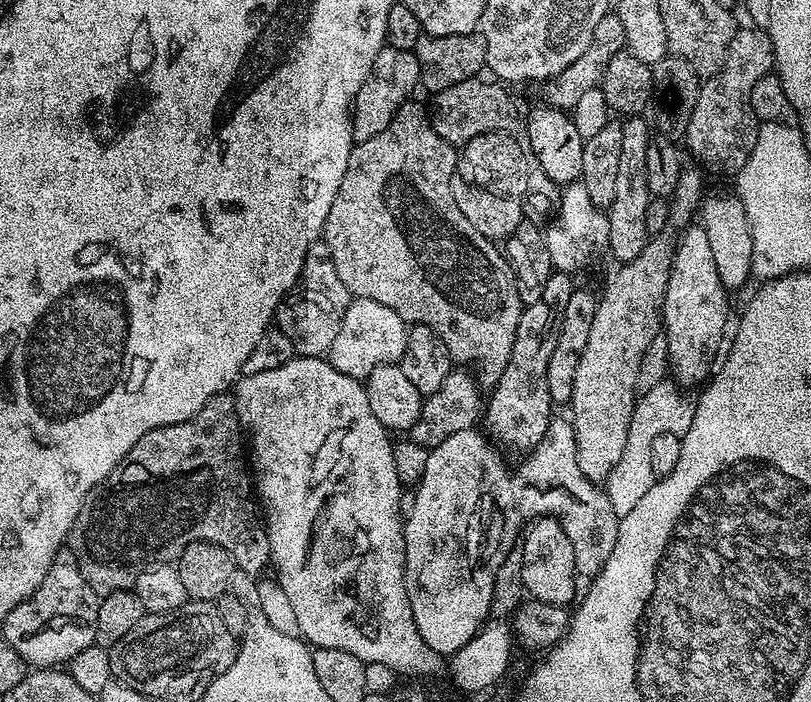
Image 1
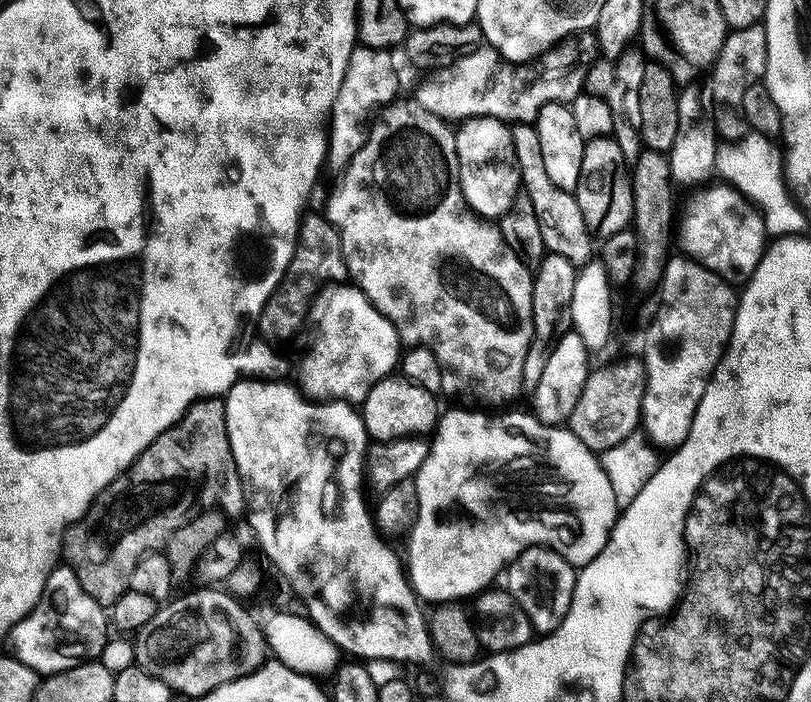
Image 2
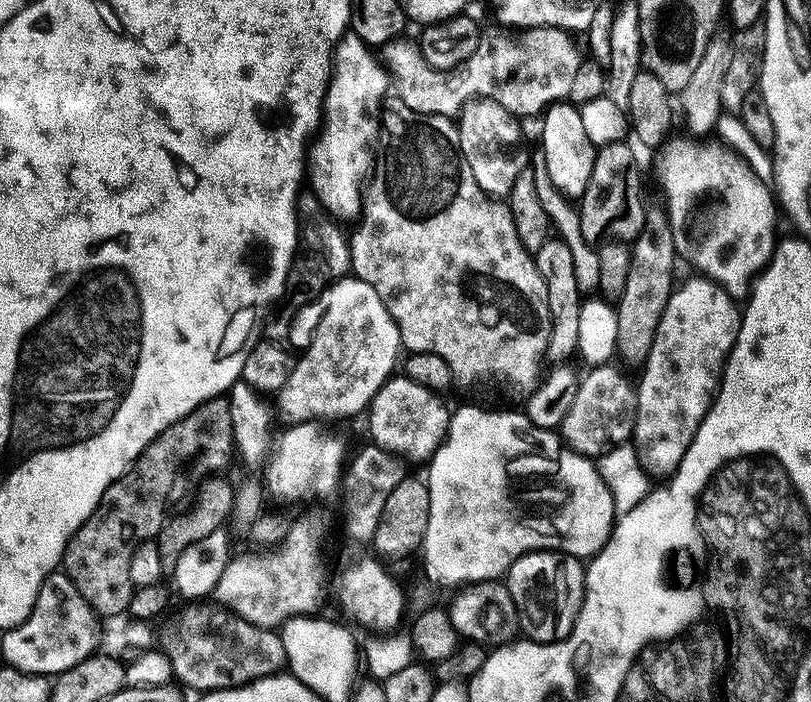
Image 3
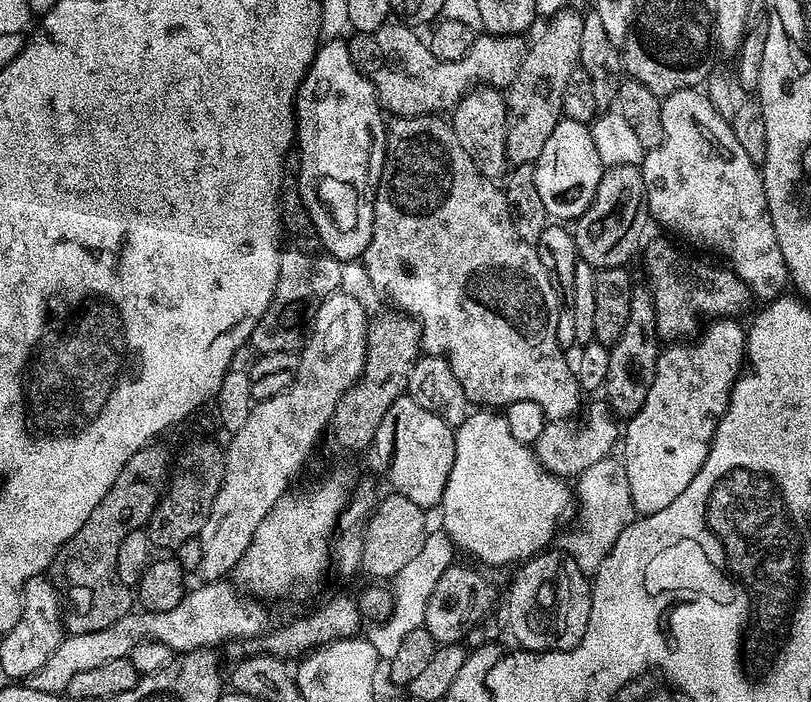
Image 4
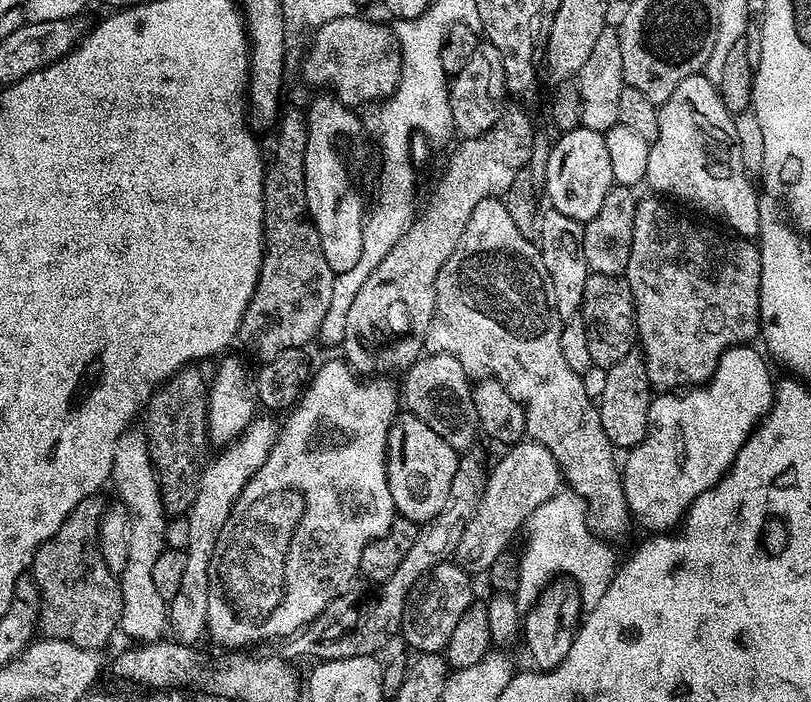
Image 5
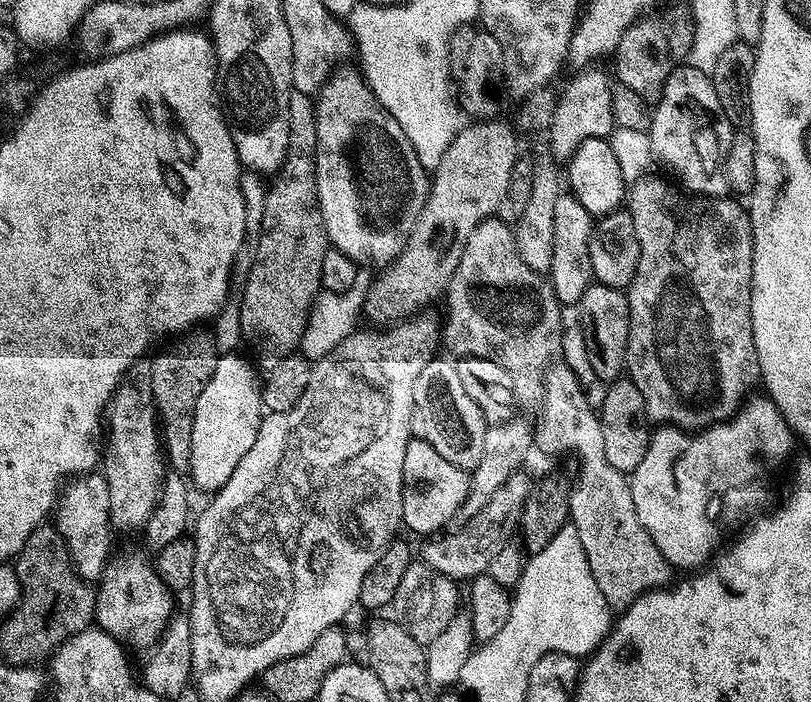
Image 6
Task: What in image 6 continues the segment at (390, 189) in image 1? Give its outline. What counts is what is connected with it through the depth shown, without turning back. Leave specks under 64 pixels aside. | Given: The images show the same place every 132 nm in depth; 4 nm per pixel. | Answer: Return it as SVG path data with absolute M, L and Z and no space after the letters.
M500 218L483 220L474 230L474 234L470 234L470 238L462 250L462 258L458 262L458 266L448 283L447 300L448 313L445 314L444 320L442 316L443 347L445 344L453 352L451 355L456 358L477 356L478 358L486 358L487 360L496 359L512 376L512 386L516 389L517 397L523 403L525 400L528 404L536 404L536 420L534 419L535 447L537 449L540 447L544 452L573 452L576 455L576 460L580 463L580 469L576 472L576 481L571 481L568 494L570 527L576 531L578 538L582 542L582 546L586 550L586 562L590 562L590 570L594 574L594 582L598 582L598 590L602 590L602 598L606 598L609 608L613 610L629 608L643 592L655 592L658 588L669 587L673 583L672 575L674 575L674 569L672 563L662 555L658 550L658 546L654 546L654 538L650 538L650 534L646 534L646 526L642 526L642 522L638 522L638 510L634 510L634 498L632 497L632 486L629 477L625 473L614 470L614 466L610 466L610 462L606 462L606 450L602 450L602 426L600 425L598 412L590 408L589 403L586 402L585 385L581 384L580 380L573 374L570 366L564 364L564 357L560 355L560 338L558 333L562 328L562 319L560 320L562 305L552 292L551 283L541 273L530 270L530 266L526 266L526 262L522 262L520 252L516 249L516 233L509 225L507 228L500 221Z

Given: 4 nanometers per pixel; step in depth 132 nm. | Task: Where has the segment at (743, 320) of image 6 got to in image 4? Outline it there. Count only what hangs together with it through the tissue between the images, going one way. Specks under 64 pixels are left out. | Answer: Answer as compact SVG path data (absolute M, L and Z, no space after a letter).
M649 239L643 247L644 264L646 272L650 276L648 282L649 291L652 293L652 301L654 302L654 310L656 311L656 325L660 331L661 337L668 342L676 342L681 338L688 338L697 331L696 320L700 320L703 316L707 318L736 318L748 308L748 303L753 303L754 297L752 291L746 286L746 282L742 282L742 278L738 278L738 274L734 274L731 268L716 264L707 264L704 260L695 260L692 256L687 256L684 252L679 252L674 245L668 240L652 240Z

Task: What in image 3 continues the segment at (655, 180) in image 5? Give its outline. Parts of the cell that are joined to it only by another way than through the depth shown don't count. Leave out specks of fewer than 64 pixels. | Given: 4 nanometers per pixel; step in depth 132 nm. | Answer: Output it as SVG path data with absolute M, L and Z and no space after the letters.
M712 138L676 139L669 139L659 153L660 188L664 191L662 204L674 234L676 255L681 261L689 260L700 271L697 273L703 274L716 284L721 284L734 298L747 297L754 278L768 267L772 252L778 243L778 204L774 199L773 189L769 185L767 188L764 185L767 183L761 176L754 174L752 167L727 144Z

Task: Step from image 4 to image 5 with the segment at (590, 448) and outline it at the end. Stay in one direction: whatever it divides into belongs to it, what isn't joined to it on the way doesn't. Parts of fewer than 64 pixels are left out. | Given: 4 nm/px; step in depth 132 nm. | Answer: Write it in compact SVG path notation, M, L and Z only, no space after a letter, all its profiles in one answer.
M525 438L520 443L511 445L505 452L508 453L493 468L490 468L490 479L484 485L484 493L480 496L478 506L474 510L470 522L465 526L464 533L460 535L460 541L456 543L455 563L469 574L486 571L507 550L508 543L511 542L516 531L519 528L521 531L527 525L528 518L534 514L534 510L538 510L538 506L542 506L542 502L554 498L554 494L561 491L562 488L560 467L554 454L550 454L550 450L546 450L546 446Z

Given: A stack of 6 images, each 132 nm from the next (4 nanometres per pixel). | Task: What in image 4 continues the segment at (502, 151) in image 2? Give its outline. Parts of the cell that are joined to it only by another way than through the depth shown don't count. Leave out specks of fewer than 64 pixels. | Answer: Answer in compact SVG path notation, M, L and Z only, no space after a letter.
M476 86L464 93L460 103L450 112L450 123L454 134L458 134L458 142L462 142L462 150L470 154L476 163L476 169L490 182L503 177L509 171L510 161L506 150L508 134L508 105L506 96L496 86Z

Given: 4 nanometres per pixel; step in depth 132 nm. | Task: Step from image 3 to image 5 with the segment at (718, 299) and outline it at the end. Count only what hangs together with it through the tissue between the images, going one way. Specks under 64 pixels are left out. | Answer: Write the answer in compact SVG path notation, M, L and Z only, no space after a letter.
M740 344L736 348L728 348L723 354L716 368L712 371L712 376L705 383L699 386L689 387L687 390L665 391L663 394L657 395L653 399L650 406L650 418L648 419L648 429L646 430L646 438L642 438L642 442L638 447L631 449L627 453L628 461L623 461L622 475L624 477L624 493L626 494L626 502L628 503L628 511L632 514L632 519L638 525L649 528L647 531L652 534L668 534L673 531L672 528L683 521L684 515L688 513L688 508L694 503L700 495L706 490L713 488L720 477L731 468L734 458L738 454L738 450L748 441L748 437L756 430L756 425L768 415L768 411L772 408L774 399L774 379L772 380L772 372L768 369L769 361L763 355L759 356L755 352L755 347Z

